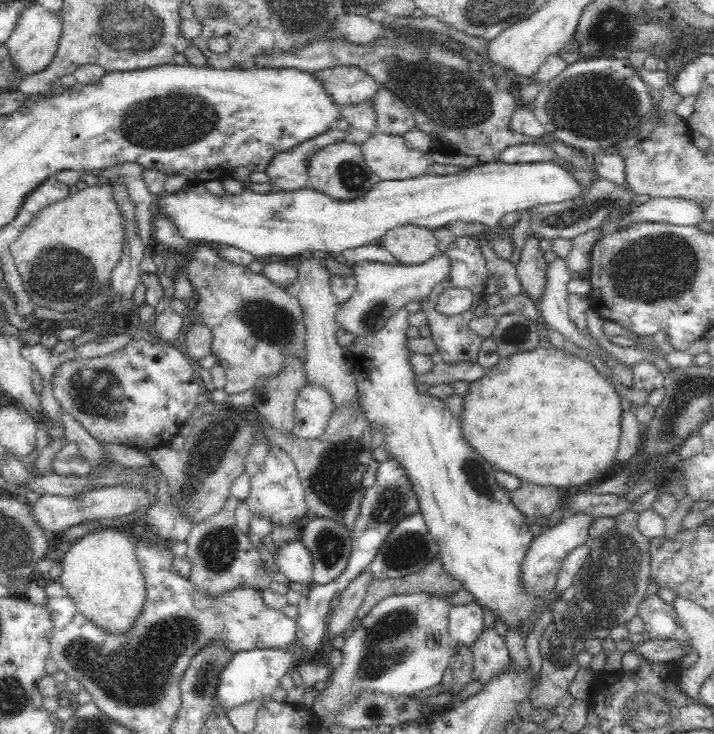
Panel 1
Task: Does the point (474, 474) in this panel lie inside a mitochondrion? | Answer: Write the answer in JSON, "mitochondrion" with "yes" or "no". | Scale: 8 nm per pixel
{"mitochondrion":"yes"}

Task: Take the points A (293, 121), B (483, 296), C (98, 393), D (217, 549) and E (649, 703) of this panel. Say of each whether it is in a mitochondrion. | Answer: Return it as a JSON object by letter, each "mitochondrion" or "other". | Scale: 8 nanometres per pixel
{"A":"other","B":"other","C":"mitochondrion","D":"mitochondrion","E":"mitochondrion"}

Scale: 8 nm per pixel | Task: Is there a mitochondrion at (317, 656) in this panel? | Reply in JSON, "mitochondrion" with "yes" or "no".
{"mitochondrion":"no"}

